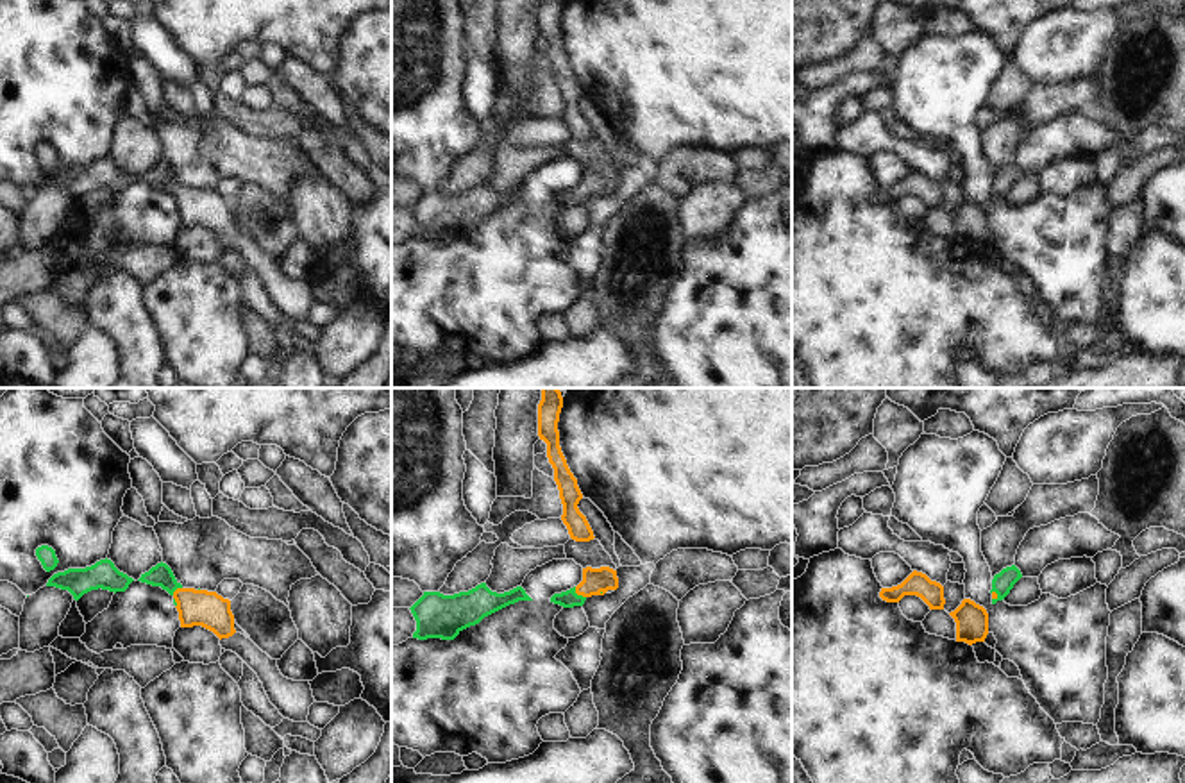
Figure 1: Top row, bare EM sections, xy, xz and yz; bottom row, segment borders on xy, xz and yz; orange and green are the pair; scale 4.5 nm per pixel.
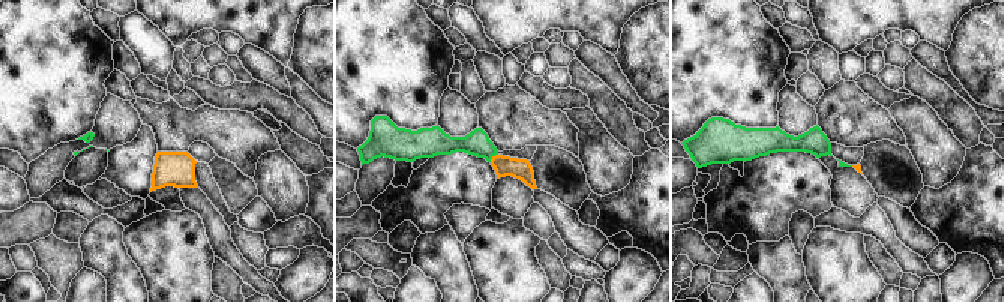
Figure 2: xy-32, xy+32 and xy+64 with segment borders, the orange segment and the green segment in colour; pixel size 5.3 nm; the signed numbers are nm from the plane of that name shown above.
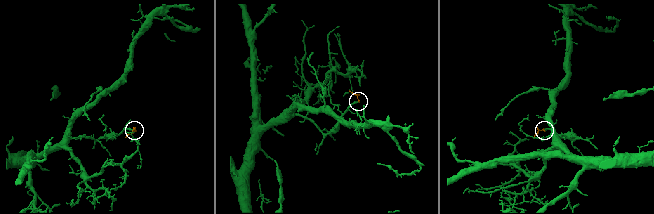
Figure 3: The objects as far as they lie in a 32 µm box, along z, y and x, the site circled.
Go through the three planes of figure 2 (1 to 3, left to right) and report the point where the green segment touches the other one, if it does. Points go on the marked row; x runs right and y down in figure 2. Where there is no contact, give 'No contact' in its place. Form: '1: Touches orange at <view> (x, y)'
1: No contact
2: Touches orange at xy+32 (492, 158)
3: No contact.

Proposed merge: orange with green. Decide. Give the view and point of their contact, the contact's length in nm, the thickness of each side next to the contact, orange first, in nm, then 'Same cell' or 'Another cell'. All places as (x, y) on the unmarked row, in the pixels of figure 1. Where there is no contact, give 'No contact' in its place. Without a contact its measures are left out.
Touches orange at xz (578, 193). Shared border 80 nm. Thickness 110 nm (orange) against 80 nm. Same cell.

